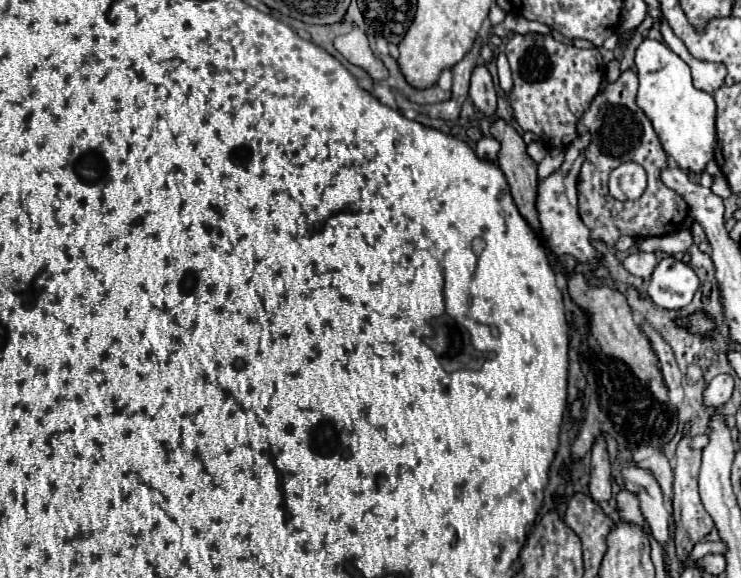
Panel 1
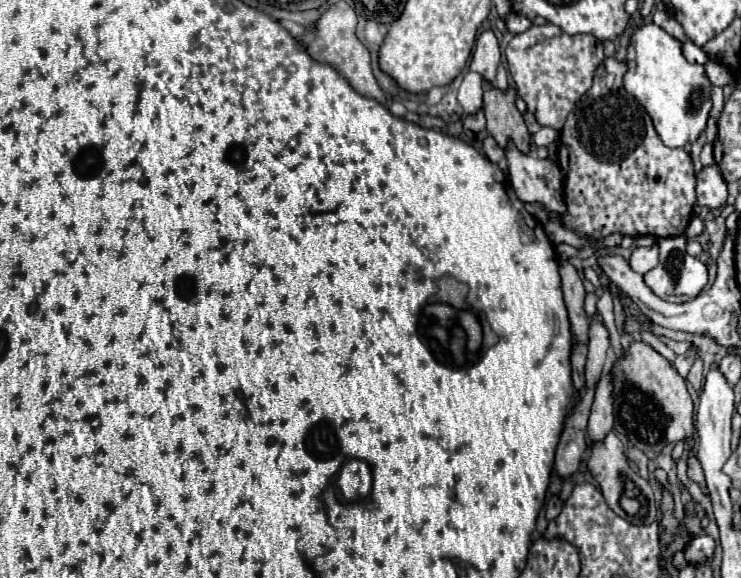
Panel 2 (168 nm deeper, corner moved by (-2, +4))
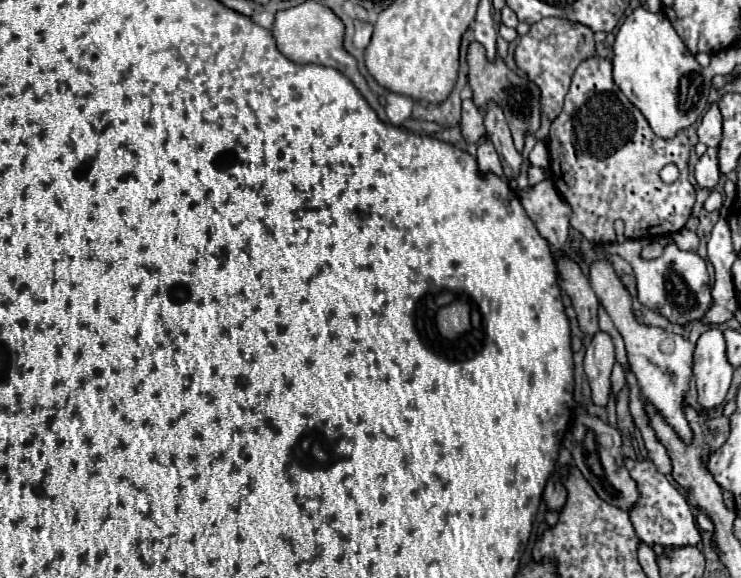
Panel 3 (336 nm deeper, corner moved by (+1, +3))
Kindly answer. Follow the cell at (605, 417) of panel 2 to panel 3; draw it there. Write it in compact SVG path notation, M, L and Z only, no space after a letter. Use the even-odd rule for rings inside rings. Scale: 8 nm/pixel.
M598 332L590 346L586 348L586 358L584 358L584 370L590 382L590 390L592 390L592 402L596 406L606 408L610 394L612 394L612 382L610 382L610 374L612 374L612 366L614 366L616 358L614 358L614 346L608 334Z

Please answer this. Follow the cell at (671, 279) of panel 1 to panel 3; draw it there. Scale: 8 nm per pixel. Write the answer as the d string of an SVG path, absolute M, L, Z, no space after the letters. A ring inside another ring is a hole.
M626 239L622 244L604 244L600 246L600 251L608 255L618 254L632 264L634 276L638 280L638 300L650 310L658 310L670 322L684 326L692 320L700 320L706 306L712 302L706 262L694 252L682 252L674 240L664 246L662 256L654 260L641 258L641 240Z

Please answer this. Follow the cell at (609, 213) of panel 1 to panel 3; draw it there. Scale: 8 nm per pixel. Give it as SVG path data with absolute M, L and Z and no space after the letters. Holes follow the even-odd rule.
M594 56L584 60L576 68L570 92L566 94L564 110L552 122L546 144L550 152L552 182L572 208L570 226L578 230L592 244L616 242L616 230L614 230L616 220L624 222L626 238L646 238L646 236L670 236L670 232L672 234L680 232L692 214L696 190L688 180L690 144L686 132L680 132L672 140L658 138L650 130L642 112L634 108L634 104L614 84L612 62L606 58ZM666 164L676 164L680 170L678 180L672 184L666 184L660 178L660 170Z

